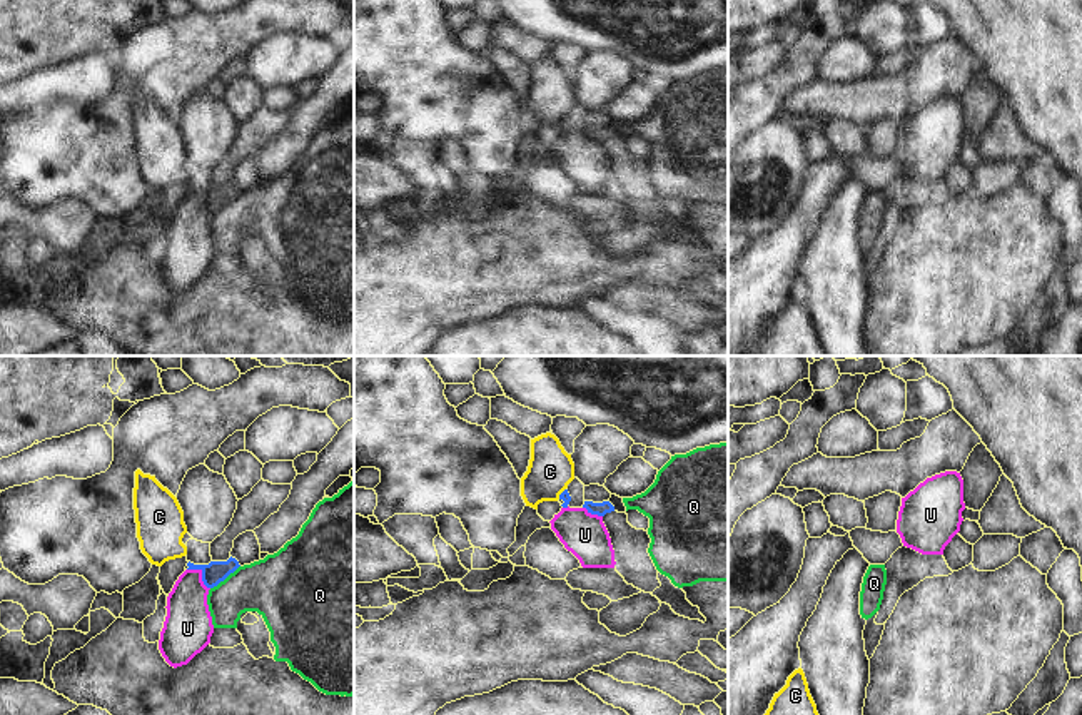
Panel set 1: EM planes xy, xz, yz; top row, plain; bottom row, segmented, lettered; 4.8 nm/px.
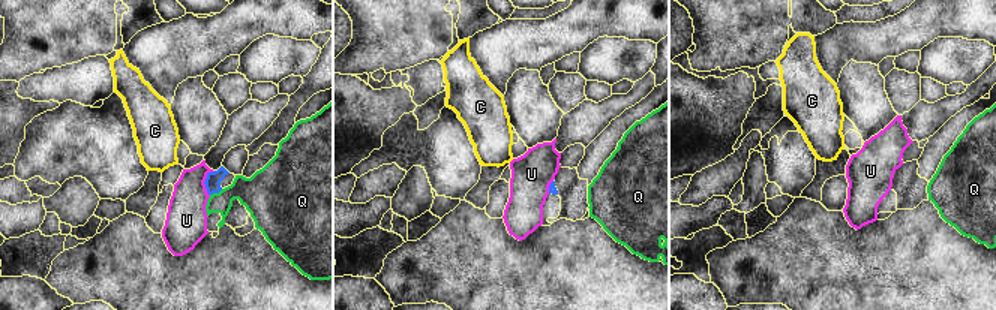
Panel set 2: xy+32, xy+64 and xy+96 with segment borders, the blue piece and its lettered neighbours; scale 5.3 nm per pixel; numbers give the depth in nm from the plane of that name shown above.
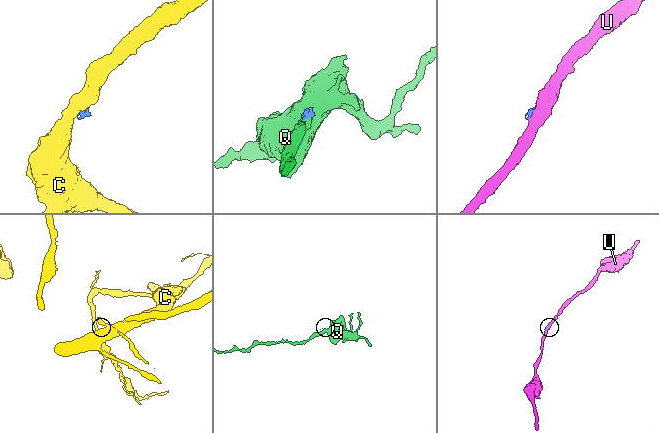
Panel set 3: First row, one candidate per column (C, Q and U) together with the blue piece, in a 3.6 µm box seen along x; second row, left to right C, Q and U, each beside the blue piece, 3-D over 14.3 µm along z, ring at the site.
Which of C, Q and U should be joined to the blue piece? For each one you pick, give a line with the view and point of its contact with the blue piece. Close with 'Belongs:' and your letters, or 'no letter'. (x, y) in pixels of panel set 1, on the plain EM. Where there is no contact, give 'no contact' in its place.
Belongs: no letter

